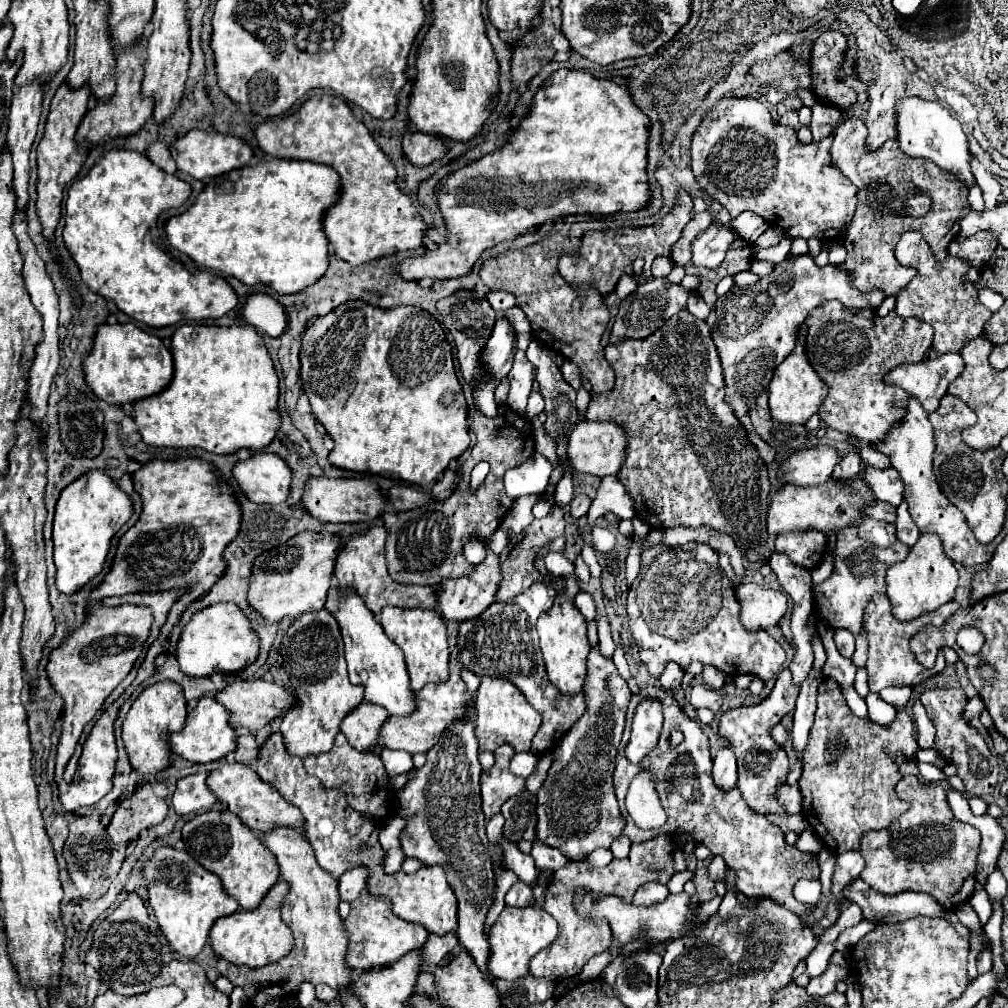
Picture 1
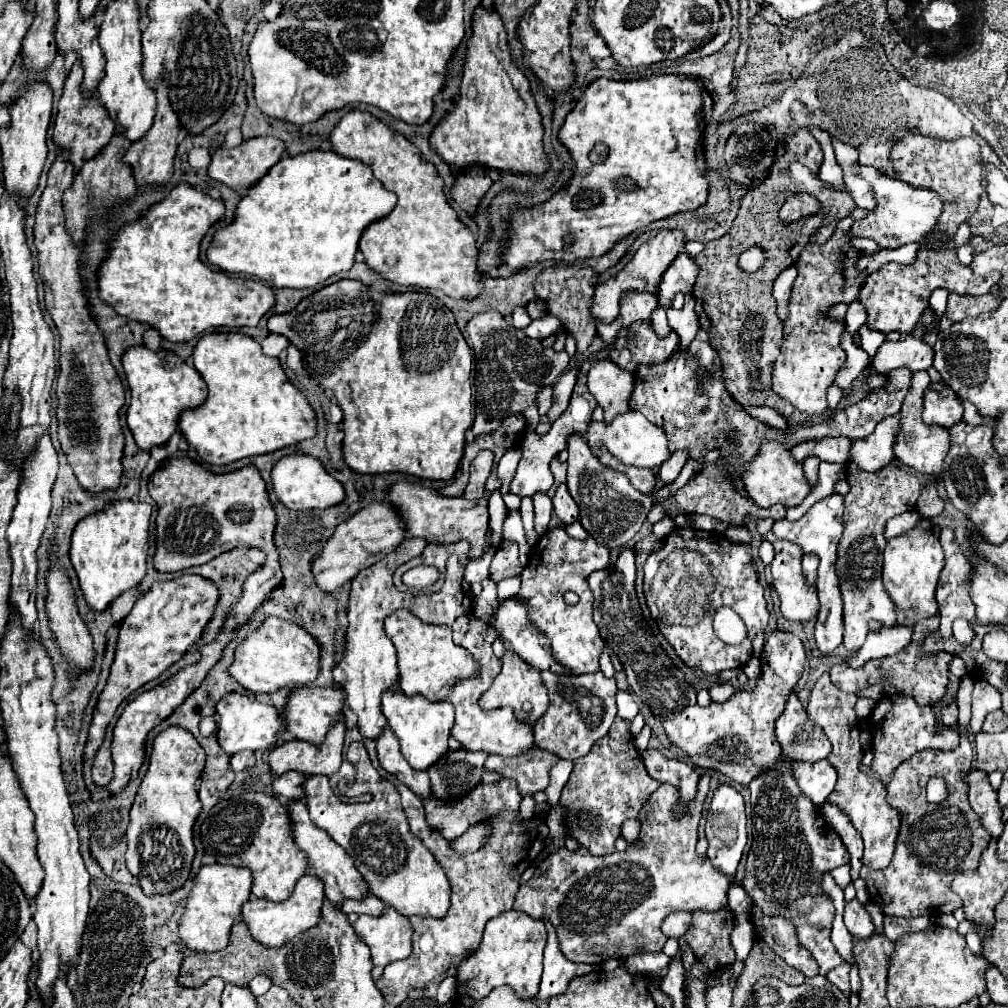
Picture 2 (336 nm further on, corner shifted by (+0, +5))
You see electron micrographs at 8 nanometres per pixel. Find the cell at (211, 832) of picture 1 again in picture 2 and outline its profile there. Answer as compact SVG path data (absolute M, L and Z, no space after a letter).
M235 791L221 799L209 815L201 819L199 837L205 853L213 855L217 863L251 869L251 895L259 899L285 901L297 879L307 871L307 859L291 839L287 807L271 795L259 791Z

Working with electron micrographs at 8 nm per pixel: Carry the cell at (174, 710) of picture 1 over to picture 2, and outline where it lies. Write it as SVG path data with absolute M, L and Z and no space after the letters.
M169 727L155 735L149 769L137 789L127 829L127 867L139 879L145 895L179 889L187 879L195 855L193 823L201 811L195 781L205 767L205 753L183 727Z

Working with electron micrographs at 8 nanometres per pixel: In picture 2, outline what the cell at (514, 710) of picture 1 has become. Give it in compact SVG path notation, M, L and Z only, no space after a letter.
M505 651L503 655L503 665L501 665L501 673L495 677L495 681L491 683L491 687L479 697L479 707L481 709L497 709L497 707L513 707L515 715L519 721L527 723L527 725L535 725L541 715L547 711L549 705L549 697L547 697L547 689L543 687L541 675L535 667L531 667L527 661L519 659L515 653Z

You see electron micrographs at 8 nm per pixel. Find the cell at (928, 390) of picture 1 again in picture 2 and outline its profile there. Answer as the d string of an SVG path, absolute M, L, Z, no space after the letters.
M935 367L927 369L931 383L943 383L941 391L927 389L923 395L923 423L927 425L941 425L941 427L951 427L951 423L957 423L963 417L963 405L955 391L943 381L939 371Z

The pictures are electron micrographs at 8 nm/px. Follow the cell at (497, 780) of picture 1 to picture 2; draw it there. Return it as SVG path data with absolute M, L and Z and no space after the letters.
M533 747L527 753L515 757L489 755L485 767L495 767L503 777L513 779L521 795L533 795L537 791L545 791L549 783L549 769L555 765L557 759L557 755Z

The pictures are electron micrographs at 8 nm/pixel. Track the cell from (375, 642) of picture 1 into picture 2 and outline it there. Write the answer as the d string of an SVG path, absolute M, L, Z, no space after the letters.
M395 685L389 691L383 691L383 715L391 727L391 731L397 735L403 757L411 763L411 767L427 769L435 759L447 753L447 739L453 723L453 707L449 701L427 701L421 695L405 695L399 685Z

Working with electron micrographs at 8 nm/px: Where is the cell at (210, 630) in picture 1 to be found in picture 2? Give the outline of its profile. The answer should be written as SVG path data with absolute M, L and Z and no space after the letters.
M267 617L261 627L257 627L245 643L235 649L235 661L229 667L229 675L253 693L271 693L279 687L297 687L313 681L319 671L319 645L307 631L299 625L279 619Z

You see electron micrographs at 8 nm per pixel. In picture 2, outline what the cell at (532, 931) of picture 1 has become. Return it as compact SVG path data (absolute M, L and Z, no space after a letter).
M505 911L485 925L479 949L475 951L475 955L471 955L471 959L461 965L457 973L461 991L473 999L483 999L491 989L499 985L509 985L521 999L533 999L539 991L545 943L547 931L541 919L533 919L527 913L519 911Z

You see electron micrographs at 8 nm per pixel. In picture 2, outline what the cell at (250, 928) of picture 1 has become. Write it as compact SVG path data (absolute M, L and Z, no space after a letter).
M305 873L289 899L281 901L281 903L273 903L273 901L265 901L265 899L249 899L243 909L241 909L241 921L247 925L247 929L251 931L253 939L265 947L281 947L287 941L291 941L295 935L315 927L319 923L319 913L321 913L321 905L323 905L323 883L319 883L319 879L315 875Z

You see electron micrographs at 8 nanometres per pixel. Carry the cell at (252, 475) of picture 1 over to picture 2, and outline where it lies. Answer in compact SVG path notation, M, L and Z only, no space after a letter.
M287 455L279 459L271 469L271 481L273 481L273 491L277 499L287 509L295 509L295 511L323 509L343 499L343 485L323 469L319 459L309 457L309 455Z

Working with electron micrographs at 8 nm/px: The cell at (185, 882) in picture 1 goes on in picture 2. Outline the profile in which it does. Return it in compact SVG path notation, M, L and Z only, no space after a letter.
M203 865L193 879L185 911L179 921L179 937L191 951L221 951L229 941L229 931L241 913L241 905L251 893L251 871L233 865Z

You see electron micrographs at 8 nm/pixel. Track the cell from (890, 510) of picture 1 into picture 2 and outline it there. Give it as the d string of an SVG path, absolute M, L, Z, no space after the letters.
M849 461L845 465L845 471L851 489L845 495L845 513L843 513L845 531L837 547L835 565L843 597L843 621L845 621L843 645L847 651L855 653L865 643L865 637L869 633L867 623L871 619L877 619L883 627L895 625L895 607L881 583L881 557L883 557L881 553L887 545L883 531L885 523L891 517L897 517L915 507L917 495L921 493L921 483L915 475L899 467L883 467L875 473L869 473L855 467L855 463Z

